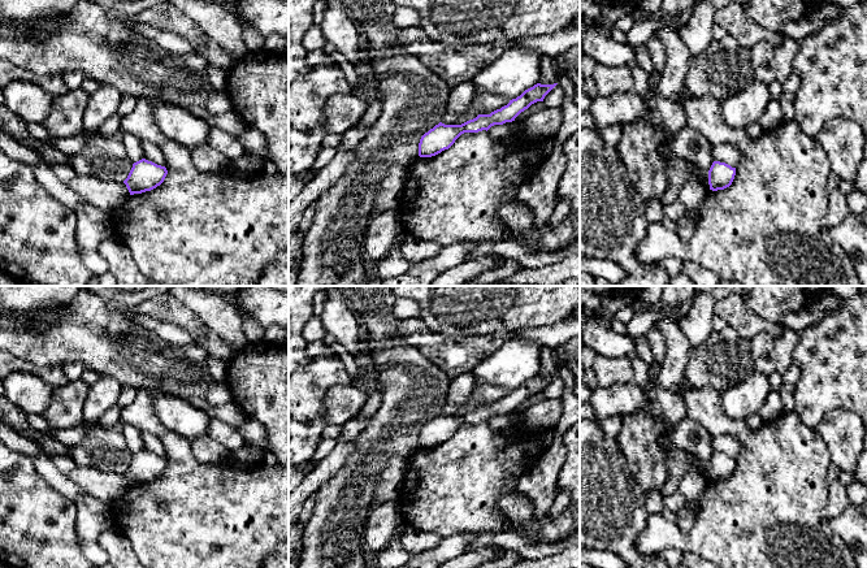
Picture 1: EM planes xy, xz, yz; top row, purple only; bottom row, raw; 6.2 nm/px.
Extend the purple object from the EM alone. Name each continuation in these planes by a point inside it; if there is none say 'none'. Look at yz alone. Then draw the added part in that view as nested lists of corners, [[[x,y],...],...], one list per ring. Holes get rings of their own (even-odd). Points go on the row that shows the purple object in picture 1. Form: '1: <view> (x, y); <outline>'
none

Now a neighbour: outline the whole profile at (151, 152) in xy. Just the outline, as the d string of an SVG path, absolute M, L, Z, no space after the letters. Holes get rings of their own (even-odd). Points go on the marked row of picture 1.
M143 140L142 147L143 147L143 159L152 161L157 165L165 166L165 157L156 144Z

